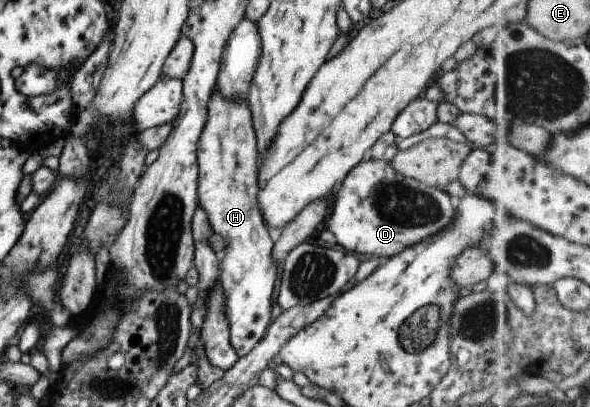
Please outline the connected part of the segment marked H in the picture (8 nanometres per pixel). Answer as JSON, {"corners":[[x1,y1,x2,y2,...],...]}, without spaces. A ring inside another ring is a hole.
{"corners":[[215,89,208,104,208,119,198,145,198,205,205,211,211,229,227,243,219,283,224,296,230,343,241,358,261,342,270,327,273,289,277,278,273,241,257,209,259,149,252,114,246,101,222,99]]}

